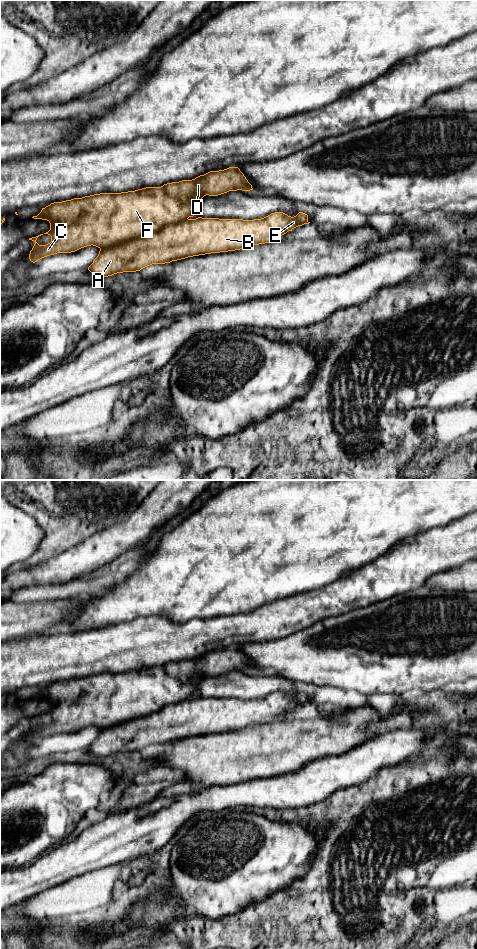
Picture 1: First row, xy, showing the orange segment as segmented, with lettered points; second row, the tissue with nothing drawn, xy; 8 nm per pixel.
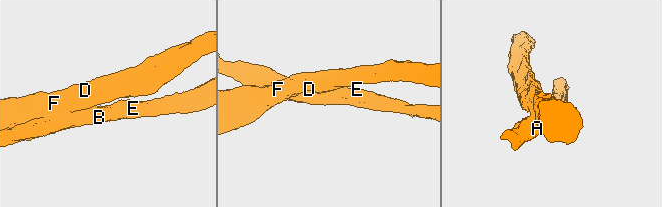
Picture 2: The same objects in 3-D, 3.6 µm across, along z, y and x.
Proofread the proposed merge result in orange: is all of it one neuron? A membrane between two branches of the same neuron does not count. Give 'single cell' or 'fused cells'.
single cell

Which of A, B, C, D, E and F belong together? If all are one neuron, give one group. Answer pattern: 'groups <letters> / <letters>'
groups A B C D E F

